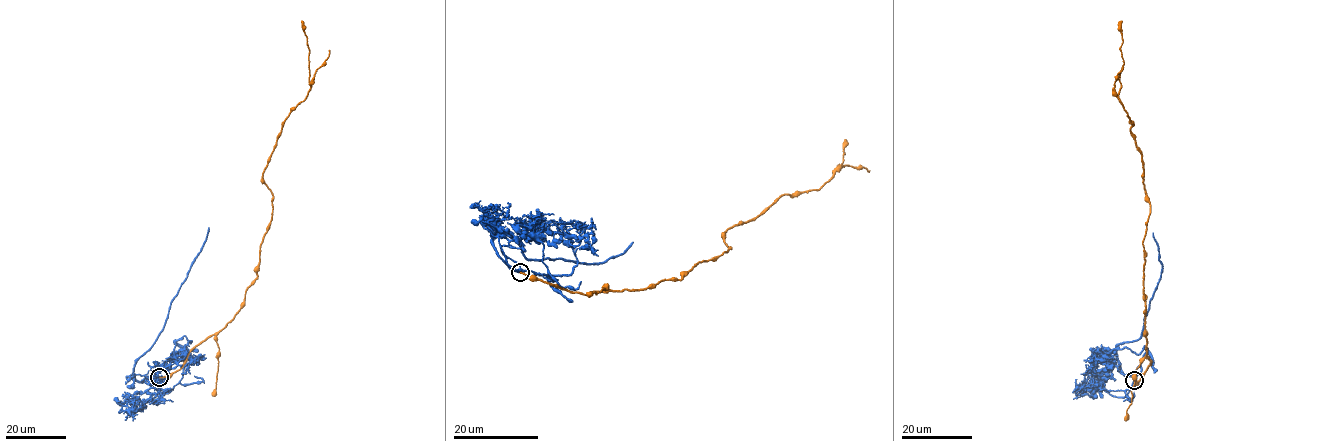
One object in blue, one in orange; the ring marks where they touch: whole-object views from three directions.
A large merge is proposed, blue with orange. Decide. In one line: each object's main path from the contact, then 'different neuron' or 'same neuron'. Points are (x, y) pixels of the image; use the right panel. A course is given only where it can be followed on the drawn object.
blue runs (1134, 380), (1136, 377), (1124, 374), (1120, 367), (1117, 346), (1141, 336), (1158, 283), (1161, 262), (1153, 233); orange runs (1135, 380), (1151, 362), (1146, 354), (1142, 243), (1150, 206), (1141, 151), (1119, 100), (1123, 59), (1119, 21); different neuron

